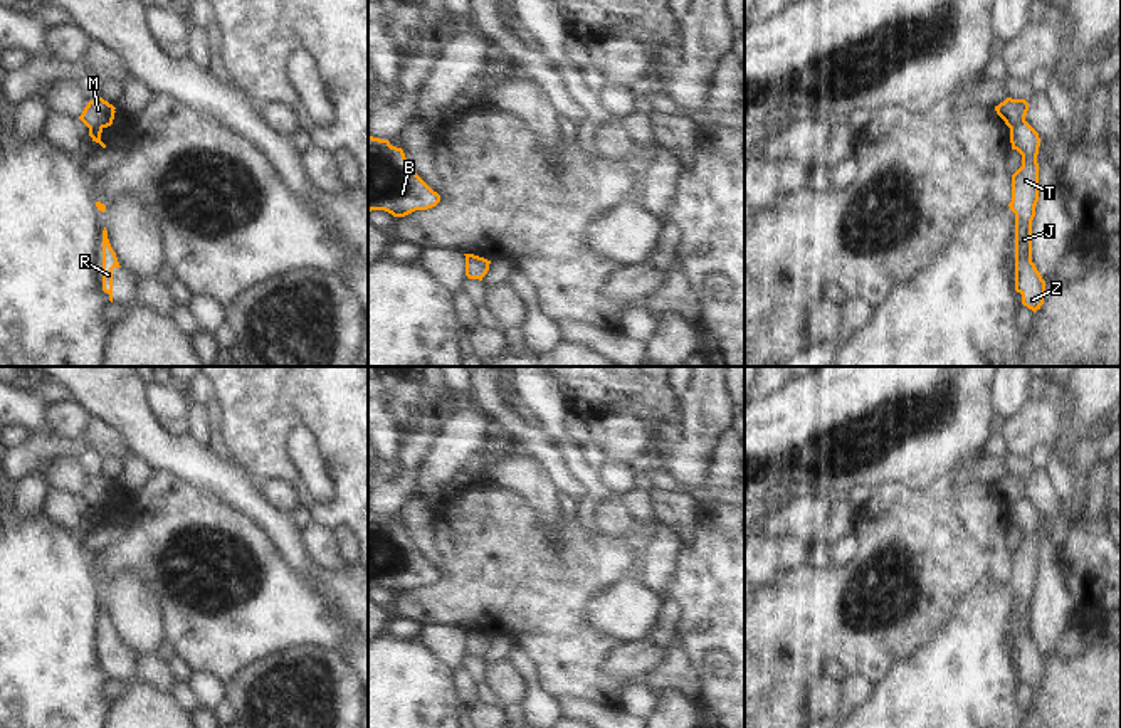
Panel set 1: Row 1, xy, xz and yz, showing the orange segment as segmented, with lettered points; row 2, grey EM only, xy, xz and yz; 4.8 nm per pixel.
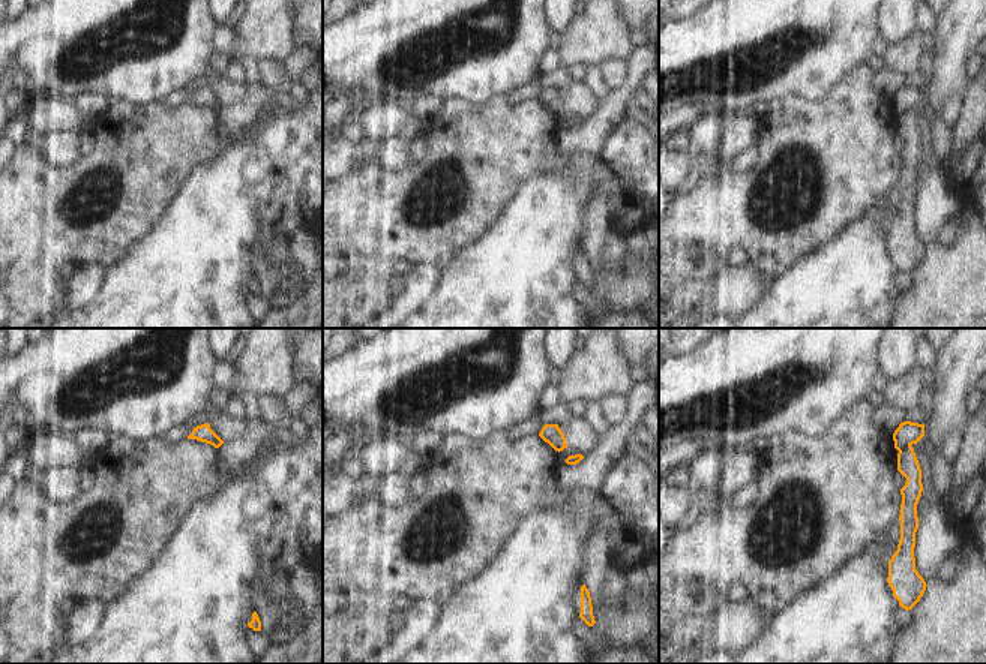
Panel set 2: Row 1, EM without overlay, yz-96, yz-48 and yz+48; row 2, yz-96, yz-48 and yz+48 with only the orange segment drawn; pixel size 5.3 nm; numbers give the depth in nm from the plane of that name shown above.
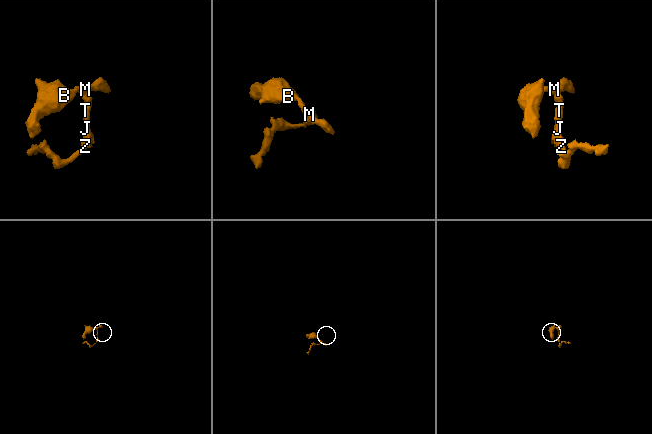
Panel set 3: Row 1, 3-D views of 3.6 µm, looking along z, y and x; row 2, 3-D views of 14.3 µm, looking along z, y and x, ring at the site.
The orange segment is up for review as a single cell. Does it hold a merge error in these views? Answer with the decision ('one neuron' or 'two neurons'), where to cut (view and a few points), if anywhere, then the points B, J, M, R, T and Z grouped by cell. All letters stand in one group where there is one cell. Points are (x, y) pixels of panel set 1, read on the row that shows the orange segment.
two neurons; cut in yz along (1024, 120), (1010, 128); B M / J R T Z

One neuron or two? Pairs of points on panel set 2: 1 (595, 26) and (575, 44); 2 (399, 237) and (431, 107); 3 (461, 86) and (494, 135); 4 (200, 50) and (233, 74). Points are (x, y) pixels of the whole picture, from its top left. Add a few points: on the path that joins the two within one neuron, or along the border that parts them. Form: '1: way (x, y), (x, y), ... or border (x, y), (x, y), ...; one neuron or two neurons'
1: way (590, 30), (580, 41); one neuron
2: border (444, 101), (423, 120); two neurons
3: border (508, 93), (480, 105), (444, 101); two neurons
4: border (225, 75), (236, 83), (245, 84); two neurons

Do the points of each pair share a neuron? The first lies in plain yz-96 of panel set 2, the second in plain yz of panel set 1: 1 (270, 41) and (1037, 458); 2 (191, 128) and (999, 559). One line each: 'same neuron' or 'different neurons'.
1: different neurons
2: same neuron

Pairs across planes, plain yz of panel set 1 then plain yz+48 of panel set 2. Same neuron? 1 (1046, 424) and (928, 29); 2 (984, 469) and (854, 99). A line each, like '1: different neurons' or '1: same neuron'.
1: different neurons
2: different neurons

